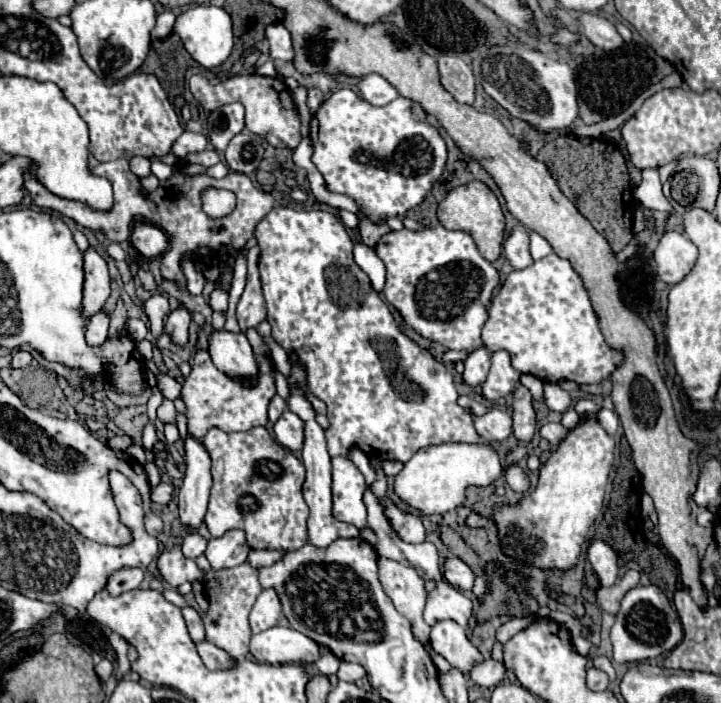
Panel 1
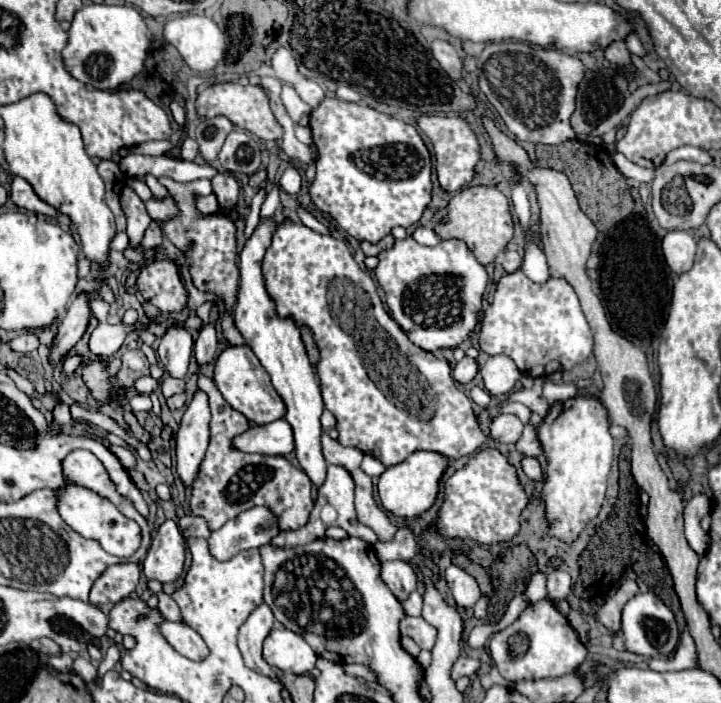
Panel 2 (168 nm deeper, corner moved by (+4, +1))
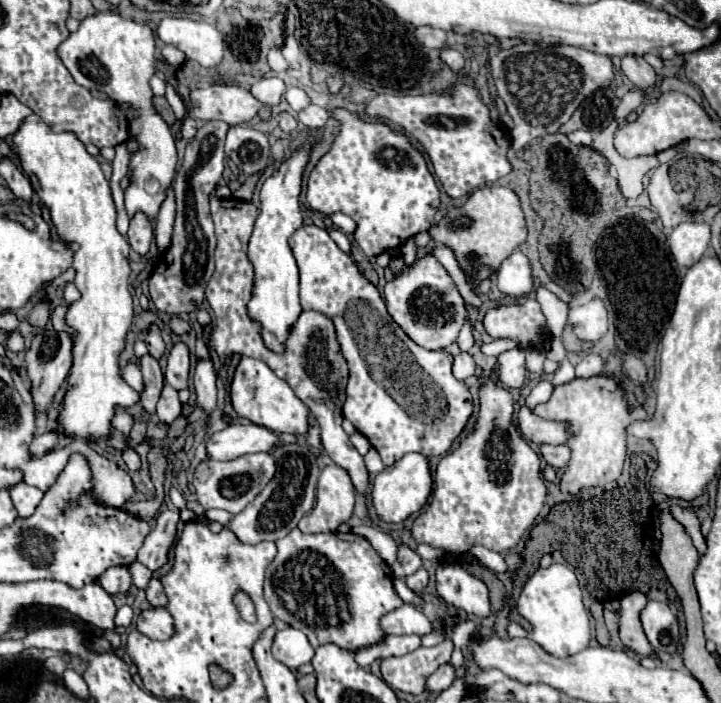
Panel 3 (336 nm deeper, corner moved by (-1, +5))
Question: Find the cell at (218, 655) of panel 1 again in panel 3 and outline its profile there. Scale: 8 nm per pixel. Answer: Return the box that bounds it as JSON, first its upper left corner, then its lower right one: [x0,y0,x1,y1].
[137,608,175,640]

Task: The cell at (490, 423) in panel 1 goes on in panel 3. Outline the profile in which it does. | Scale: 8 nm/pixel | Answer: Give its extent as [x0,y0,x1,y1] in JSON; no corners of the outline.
[517,406,567,444]

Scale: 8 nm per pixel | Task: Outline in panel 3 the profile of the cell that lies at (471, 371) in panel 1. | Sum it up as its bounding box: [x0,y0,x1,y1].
[453,352,475,380]

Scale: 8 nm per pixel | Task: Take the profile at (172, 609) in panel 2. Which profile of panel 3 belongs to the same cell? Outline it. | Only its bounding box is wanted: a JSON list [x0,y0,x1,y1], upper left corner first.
[145,580,167,606]

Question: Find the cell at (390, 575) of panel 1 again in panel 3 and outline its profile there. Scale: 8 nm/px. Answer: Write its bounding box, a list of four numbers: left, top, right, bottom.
[403,568,429,592]

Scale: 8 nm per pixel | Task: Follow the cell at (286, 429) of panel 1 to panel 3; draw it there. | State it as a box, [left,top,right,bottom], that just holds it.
[207,424,281,460]

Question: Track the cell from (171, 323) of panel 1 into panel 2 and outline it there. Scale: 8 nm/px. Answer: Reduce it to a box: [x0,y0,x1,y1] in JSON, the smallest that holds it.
[158,324,194,378]

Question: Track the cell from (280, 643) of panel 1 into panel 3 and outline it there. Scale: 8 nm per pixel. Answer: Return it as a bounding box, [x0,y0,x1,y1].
[273,628,315,670]

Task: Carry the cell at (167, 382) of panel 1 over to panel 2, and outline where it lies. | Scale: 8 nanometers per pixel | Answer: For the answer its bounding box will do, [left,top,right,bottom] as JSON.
[136,376,158,394]

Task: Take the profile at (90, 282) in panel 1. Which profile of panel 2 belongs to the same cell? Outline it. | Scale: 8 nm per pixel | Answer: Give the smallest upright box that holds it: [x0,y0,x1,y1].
[48,294,90,366]

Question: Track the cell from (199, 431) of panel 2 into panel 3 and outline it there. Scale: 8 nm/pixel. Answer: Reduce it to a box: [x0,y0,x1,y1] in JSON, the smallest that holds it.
[195,360,217,418]

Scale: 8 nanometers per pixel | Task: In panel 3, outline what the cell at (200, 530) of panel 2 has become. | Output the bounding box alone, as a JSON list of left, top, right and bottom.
[203,510,233,524]

